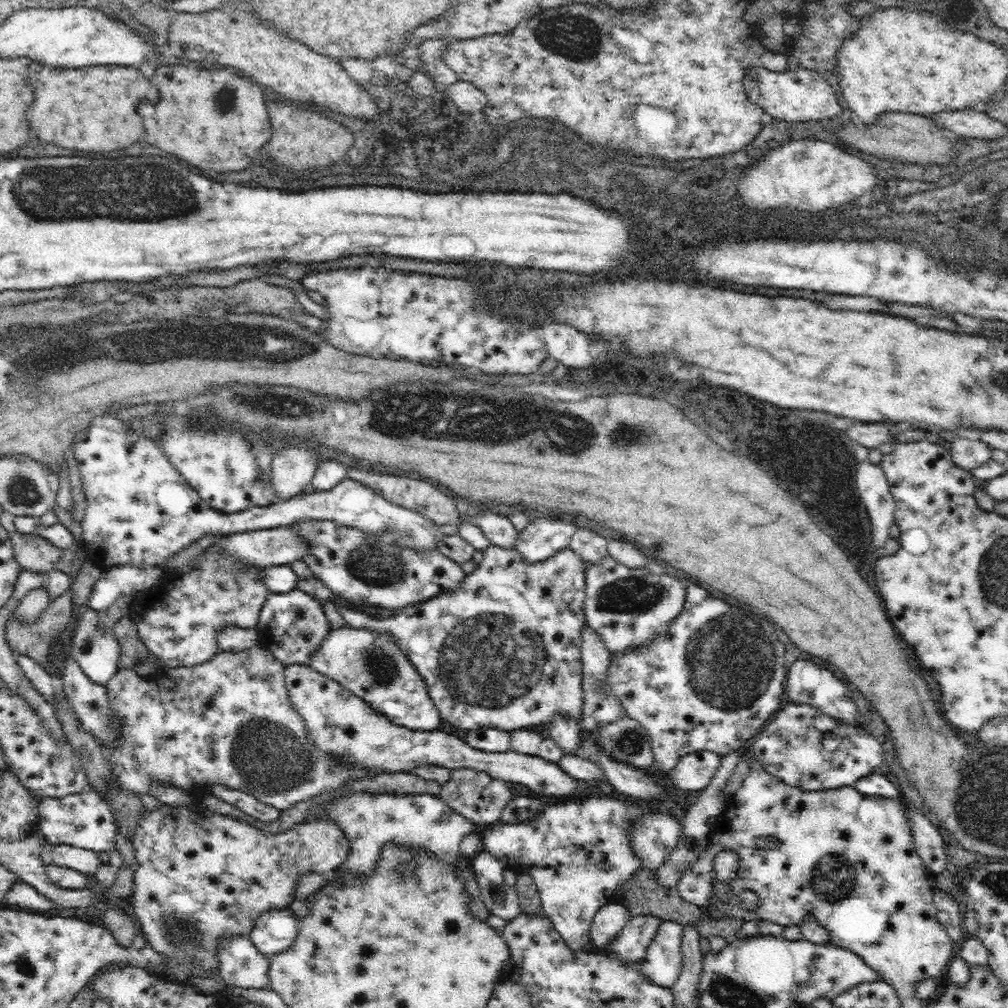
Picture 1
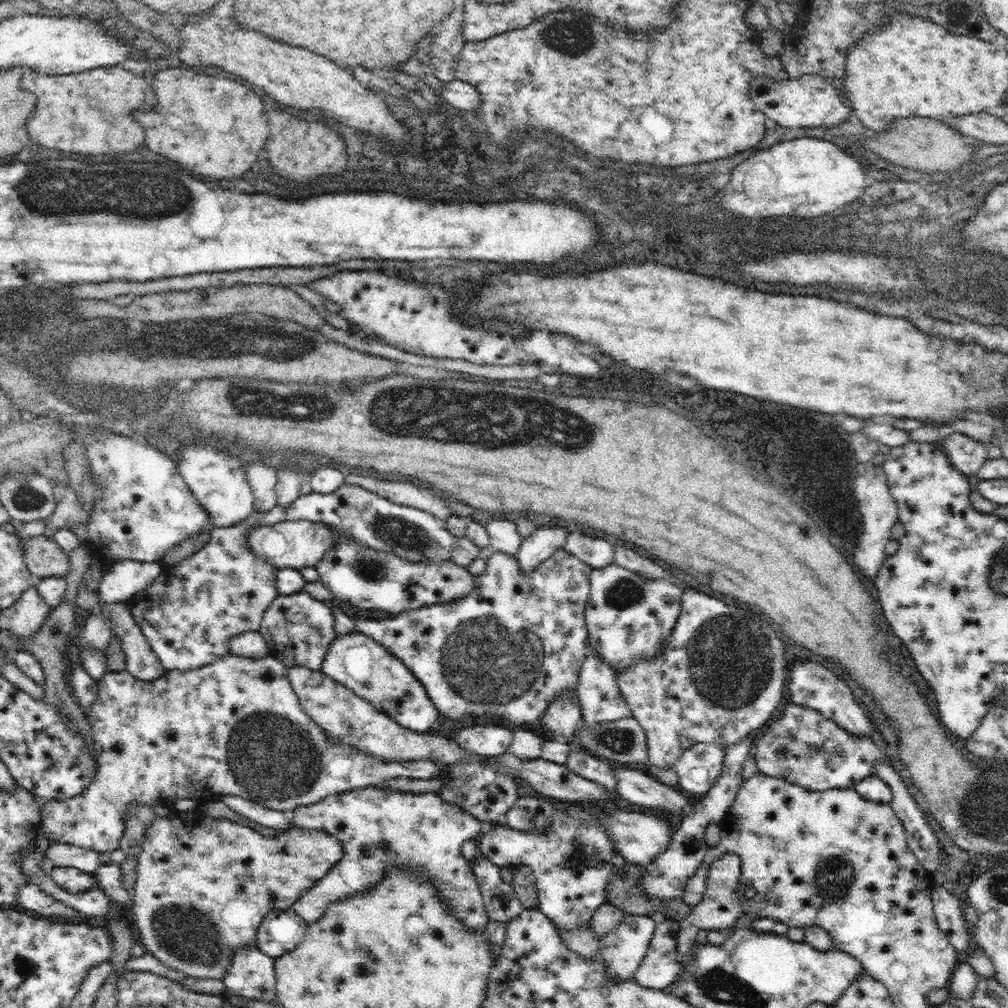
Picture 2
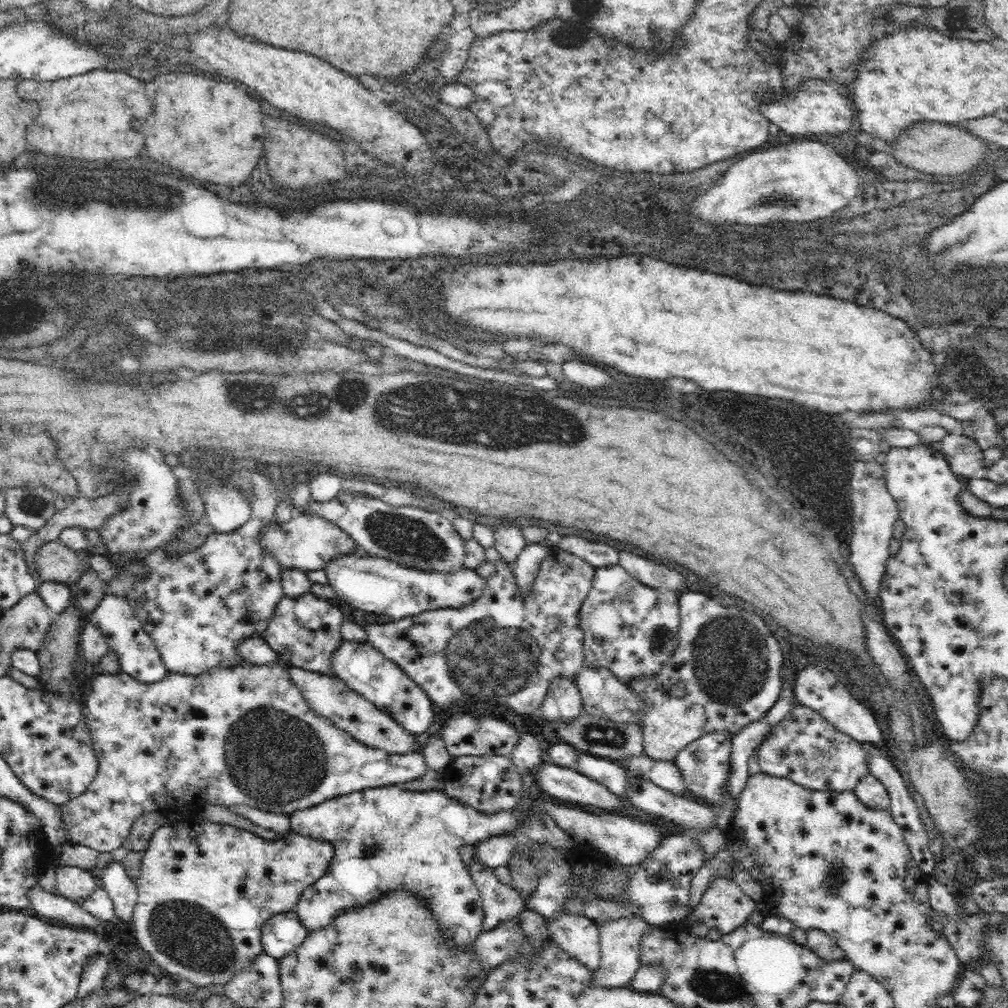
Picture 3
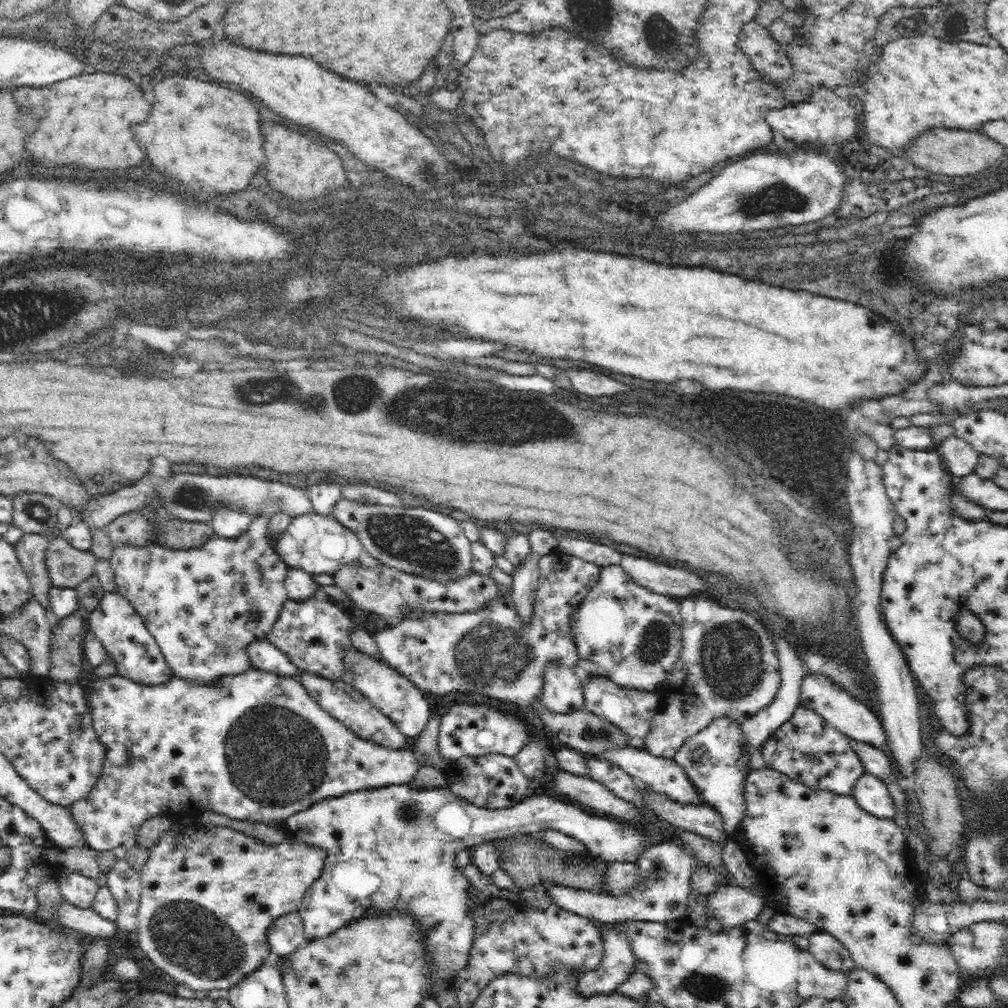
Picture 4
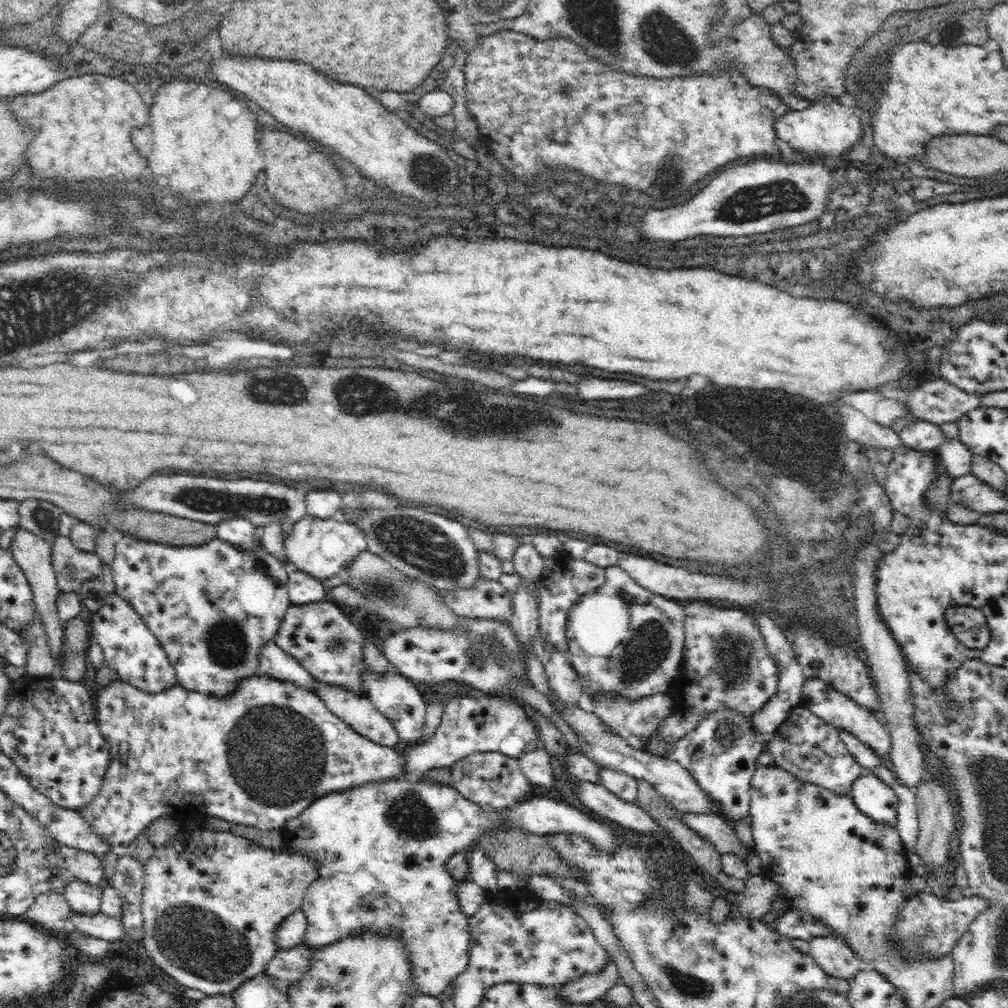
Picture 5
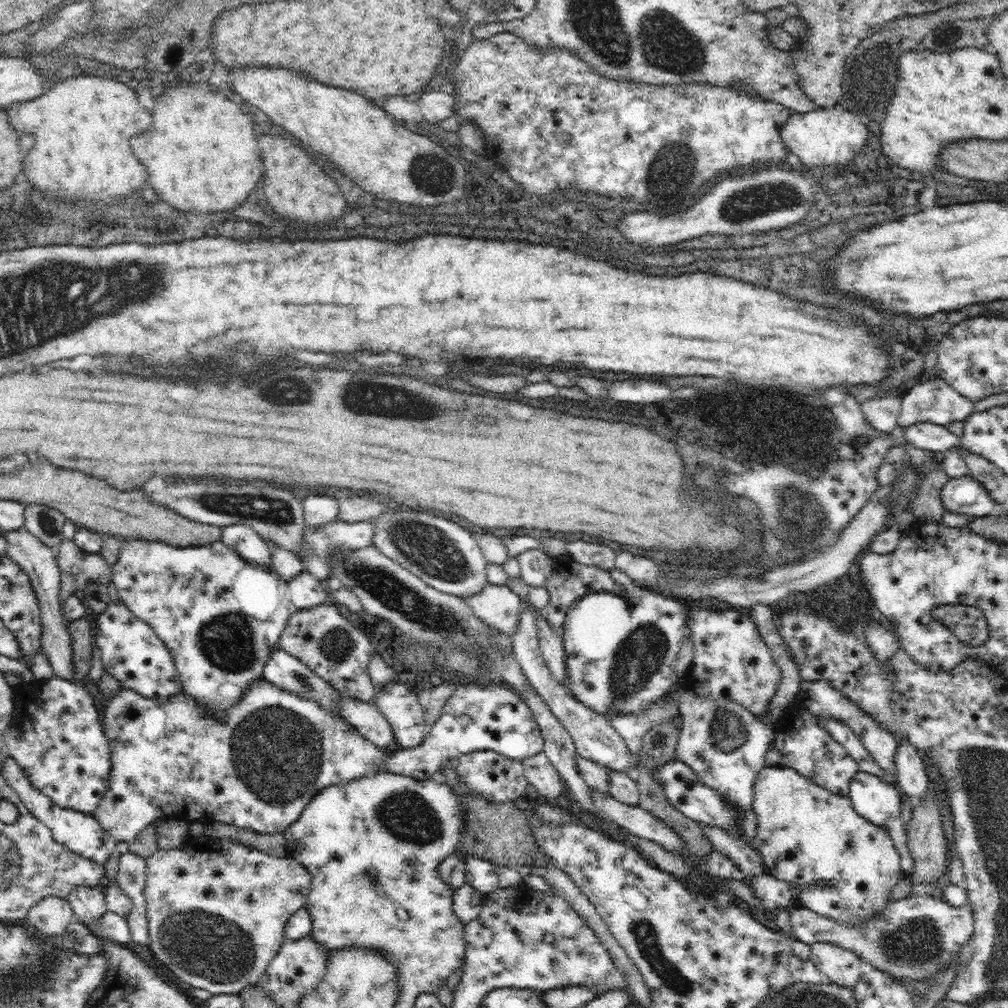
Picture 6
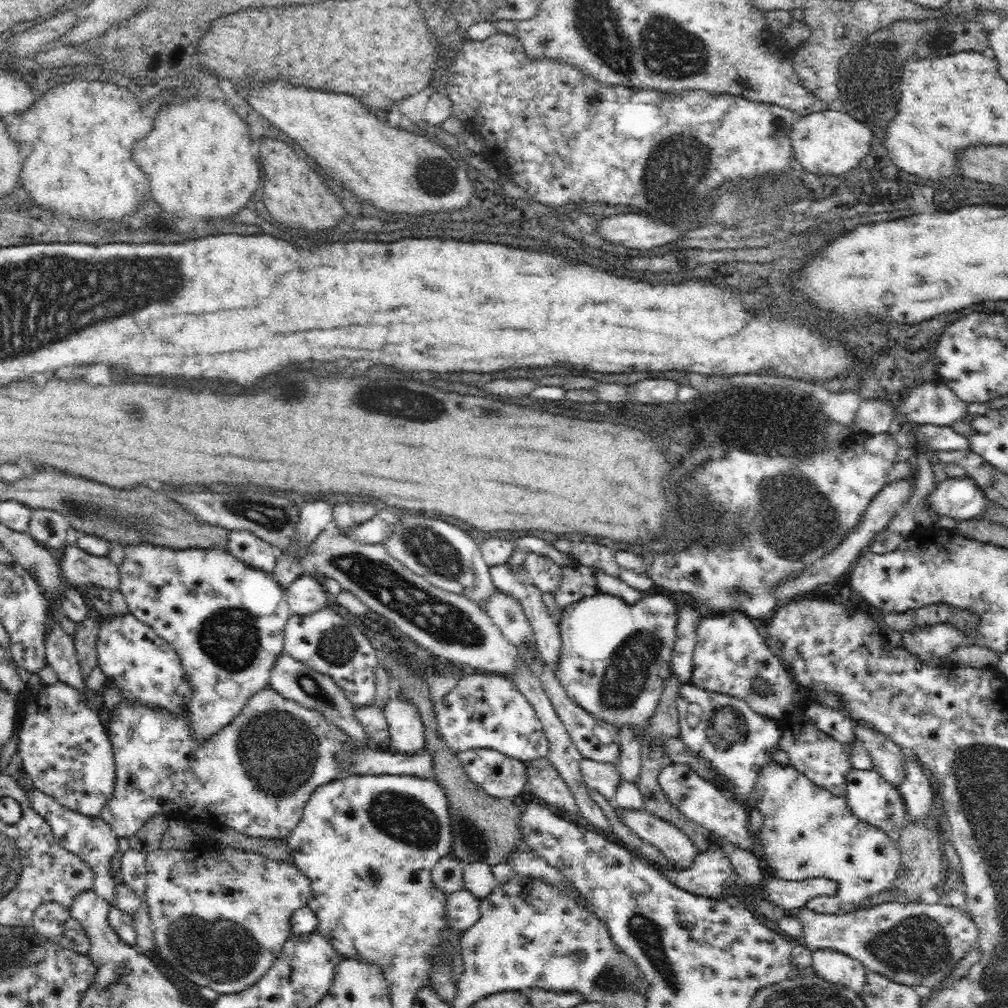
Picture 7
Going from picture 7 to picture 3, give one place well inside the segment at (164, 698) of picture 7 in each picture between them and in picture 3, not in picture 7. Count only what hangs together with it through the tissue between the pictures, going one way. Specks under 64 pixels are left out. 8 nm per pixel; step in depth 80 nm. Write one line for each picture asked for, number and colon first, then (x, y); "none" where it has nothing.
3: (138, 656)
4: (115, 622)
5: (128, 646)
6: (130, 650)

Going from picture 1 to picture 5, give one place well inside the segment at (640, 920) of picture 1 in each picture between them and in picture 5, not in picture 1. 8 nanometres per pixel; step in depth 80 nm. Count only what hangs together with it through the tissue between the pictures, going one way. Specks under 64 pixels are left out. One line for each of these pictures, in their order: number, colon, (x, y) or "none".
2: (622, 949)
3: (620, 940)
4: (617, 963)
5: (589, 987)

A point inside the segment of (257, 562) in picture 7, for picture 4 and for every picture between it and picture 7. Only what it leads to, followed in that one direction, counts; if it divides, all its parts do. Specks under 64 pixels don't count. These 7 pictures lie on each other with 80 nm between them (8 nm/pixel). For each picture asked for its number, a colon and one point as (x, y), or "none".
4: (229, 523)
5: (238, 532)
6: (242, 539)

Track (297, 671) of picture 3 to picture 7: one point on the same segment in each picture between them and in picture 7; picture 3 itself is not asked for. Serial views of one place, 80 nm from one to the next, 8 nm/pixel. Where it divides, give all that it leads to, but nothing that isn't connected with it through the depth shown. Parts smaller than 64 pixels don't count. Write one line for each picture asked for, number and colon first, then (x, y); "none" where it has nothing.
4: (339, 698)
5: (357, 711)
6: (365, 717)
7: (373, 719)

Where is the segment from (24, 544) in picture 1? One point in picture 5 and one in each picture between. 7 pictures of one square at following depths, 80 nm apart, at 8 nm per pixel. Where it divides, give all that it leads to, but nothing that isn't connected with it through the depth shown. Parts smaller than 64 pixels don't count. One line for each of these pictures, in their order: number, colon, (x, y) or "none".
2: (44, 557)
3: (55, 561)
4: (67, 566)
5: (73, 567)

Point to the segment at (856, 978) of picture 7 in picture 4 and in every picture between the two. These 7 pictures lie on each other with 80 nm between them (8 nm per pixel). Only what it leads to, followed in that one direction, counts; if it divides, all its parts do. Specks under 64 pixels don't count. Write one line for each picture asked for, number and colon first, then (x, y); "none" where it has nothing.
4: (827, 950)
5: (834, 956)
6: (837, 965)

